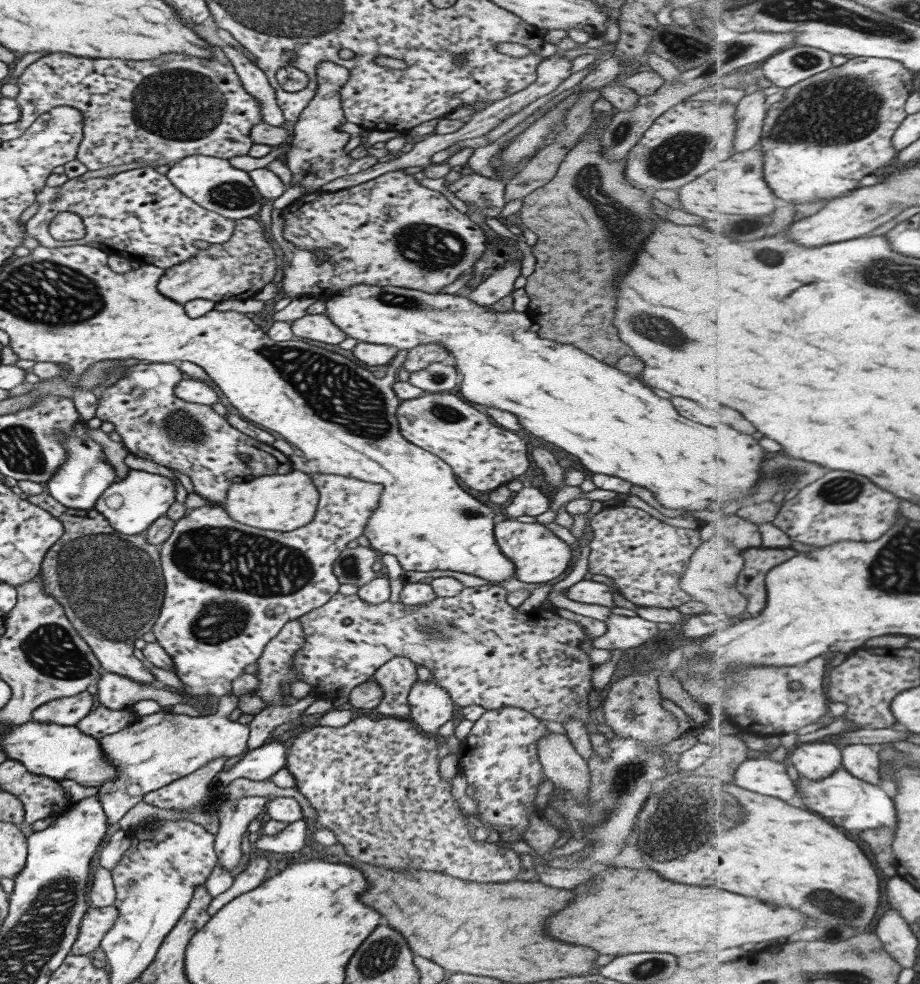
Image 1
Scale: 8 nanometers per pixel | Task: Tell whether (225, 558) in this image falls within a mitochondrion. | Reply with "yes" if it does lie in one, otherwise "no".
yes

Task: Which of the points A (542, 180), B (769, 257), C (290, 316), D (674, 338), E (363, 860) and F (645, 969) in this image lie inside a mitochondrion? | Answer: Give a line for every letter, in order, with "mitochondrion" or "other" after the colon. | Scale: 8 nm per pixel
A: other
B: mitochondrion
C: other
D: mitochondrion
E: other
F: mitochondrion

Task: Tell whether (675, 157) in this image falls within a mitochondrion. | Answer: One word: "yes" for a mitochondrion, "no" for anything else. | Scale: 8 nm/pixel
yes

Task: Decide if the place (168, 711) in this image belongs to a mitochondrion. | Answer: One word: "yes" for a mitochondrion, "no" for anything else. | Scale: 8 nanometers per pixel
no

